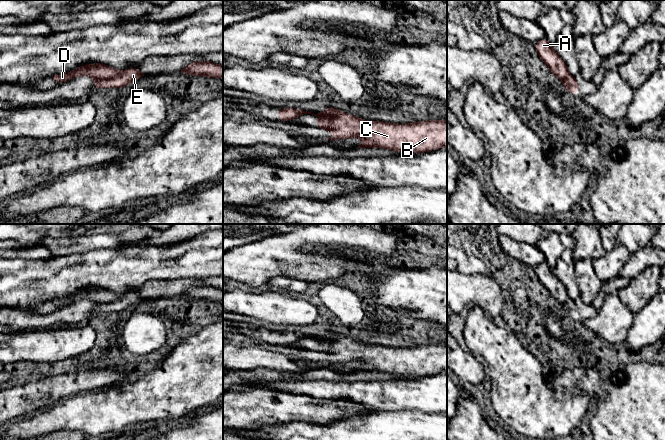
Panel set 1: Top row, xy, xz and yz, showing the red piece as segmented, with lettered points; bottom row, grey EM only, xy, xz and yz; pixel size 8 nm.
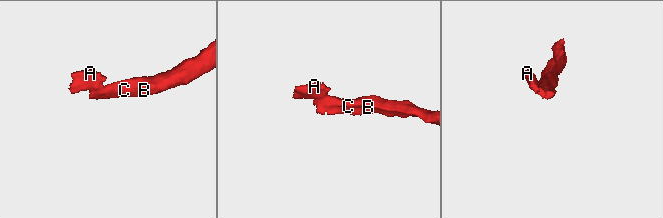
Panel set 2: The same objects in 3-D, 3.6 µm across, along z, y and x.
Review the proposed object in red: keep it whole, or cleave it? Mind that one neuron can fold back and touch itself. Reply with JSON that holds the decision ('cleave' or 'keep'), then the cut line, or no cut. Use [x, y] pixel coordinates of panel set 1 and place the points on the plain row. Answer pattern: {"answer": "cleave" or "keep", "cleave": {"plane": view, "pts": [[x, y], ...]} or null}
{"answer": "cleave", "cleave": {"plane": "xy", "pts": [[121, 295], [107, 302], [94, 303]]}}

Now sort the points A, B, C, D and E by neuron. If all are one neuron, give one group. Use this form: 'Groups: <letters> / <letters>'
Groups: A D / B C E

